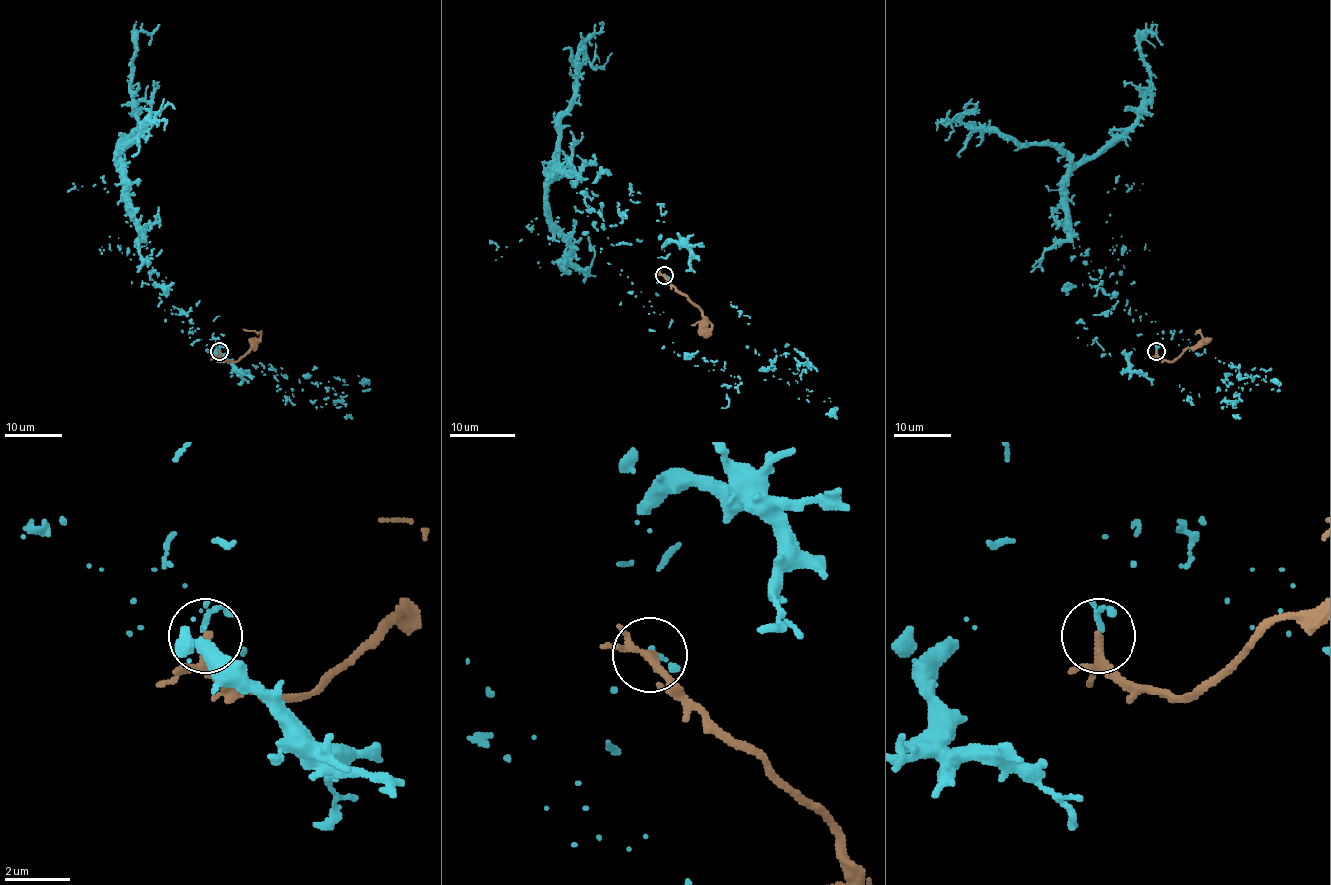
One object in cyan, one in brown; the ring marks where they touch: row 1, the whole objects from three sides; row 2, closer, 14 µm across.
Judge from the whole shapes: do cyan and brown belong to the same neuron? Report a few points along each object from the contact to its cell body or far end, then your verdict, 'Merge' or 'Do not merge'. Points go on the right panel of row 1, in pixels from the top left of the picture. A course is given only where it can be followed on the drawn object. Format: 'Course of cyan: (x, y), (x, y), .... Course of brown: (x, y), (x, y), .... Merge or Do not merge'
Course of cyan: (1156, 350), (1175, 332), (1124, 310), (1075, 256), (1066, 178), (1136, 120), (1150, 89), (1140, 38), (1162, 45). Course of brown: (1156, 350), (1162, 359), (1175, 360), (1188, 348), (1198, 345), (1202, 337), (1196, 330), (1200, 329). Do not merge

